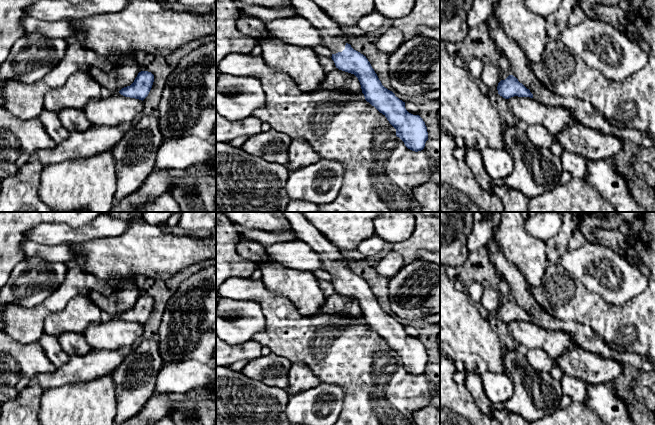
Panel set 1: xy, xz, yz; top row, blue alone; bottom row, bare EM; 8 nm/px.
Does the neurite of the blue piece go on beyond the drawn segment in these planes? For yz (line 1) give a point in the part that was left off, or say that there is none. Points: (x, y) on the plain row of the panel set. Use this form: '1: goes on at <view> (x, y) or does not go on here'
1: does not go on here

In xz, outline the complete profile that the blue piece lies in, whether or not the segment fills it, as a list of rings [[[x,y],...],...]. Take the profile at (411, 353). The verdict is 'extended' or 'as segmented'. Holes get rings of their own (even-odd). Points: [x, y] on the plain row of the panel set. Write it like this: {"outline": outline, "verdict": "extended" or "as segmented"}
{"outline": [[[302,212],[283,213],[297,239],[319,254],[323,269],[331,275],[336,292],[358,302],[365,324],[387,342],[396,353],[396,360],[408,373],[415,376],[423,374],[428,364],[423,343],[409,337],[405,326],[382,309],[366,280],[345,266],[342,251],[319,232]]], "verdict": "extended"}

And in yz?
{"outline": [[[509,299],[505,304],[501,304],[498,307],[497,314],[498,318],[505,323],[514,320],[533,322],[533,318],[530,314],[520,307],[513,299]]], "verdict": "as segmented"}

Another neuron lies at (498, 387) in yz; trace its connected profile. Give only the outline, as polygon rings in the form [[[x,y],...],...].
[[[485,372],[481,375],[481,384],[485,395],[492,404],[502,404],[508,401],[514,392],[514,384],[509,374],[500,372]]]

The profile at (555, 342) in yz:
[[[514,320],[507,323],[508,332],[519,345],[528,349],[543,349],[552,359],[575,346],[571,336],[561,330],[547,330],[530,321]]]

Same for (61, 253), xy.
[[[27,240],[23,243],[22,250],[28,257],[37,257],[59,264],[77,259],[70,243],[45,245]]]

